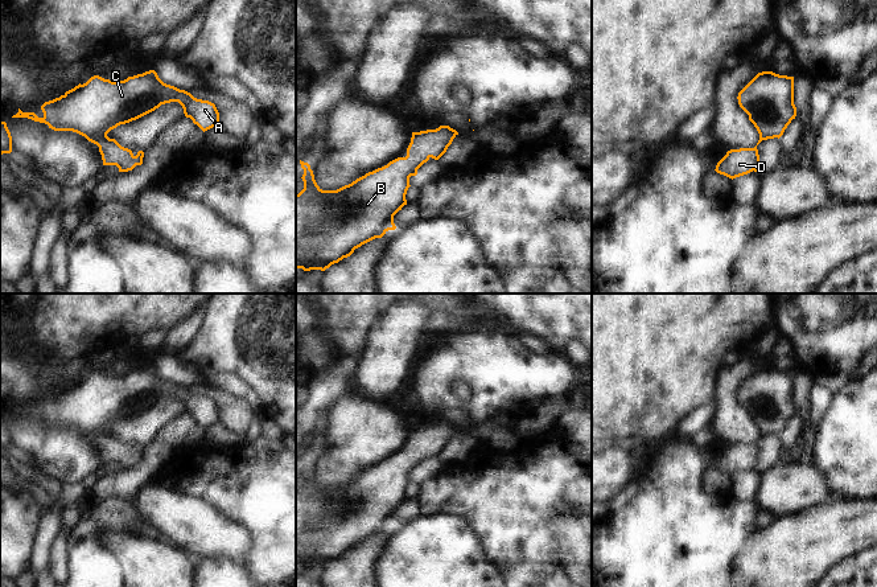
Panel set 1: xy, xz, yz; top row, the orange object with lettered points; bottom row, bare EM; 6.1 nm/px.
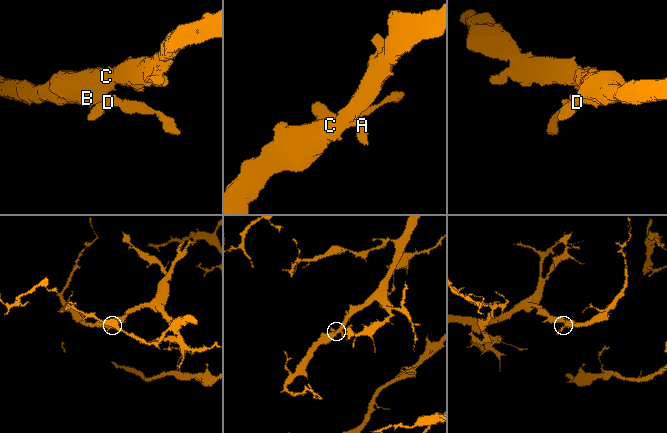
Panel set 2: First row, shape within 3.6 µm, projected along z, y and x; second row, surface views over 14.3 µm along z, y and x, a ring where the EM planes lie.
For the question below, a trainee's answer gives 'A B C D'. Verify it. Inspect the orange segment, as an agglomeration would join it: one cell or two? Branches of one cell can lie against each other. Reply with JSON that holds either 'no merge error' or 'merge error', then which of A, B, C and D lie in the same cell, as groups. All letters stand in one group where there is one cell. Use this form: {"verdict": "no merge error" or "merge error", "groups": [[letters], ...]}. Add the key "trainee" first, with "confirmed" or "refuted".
{"trainee": "confirmed", "verdict": "no merge error", "groups": [["A", "B", "C", "D"]]}

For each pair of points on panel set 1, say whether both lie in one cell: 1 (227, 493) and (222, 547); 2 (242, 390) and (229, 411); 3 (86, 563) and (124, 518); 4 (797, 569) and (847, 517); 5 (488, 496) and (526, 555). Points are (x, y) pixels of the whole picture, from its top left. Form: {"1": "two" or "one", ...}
{"1": "two", "2": "two", "3": "one", "4": "one", "5": "one"}

